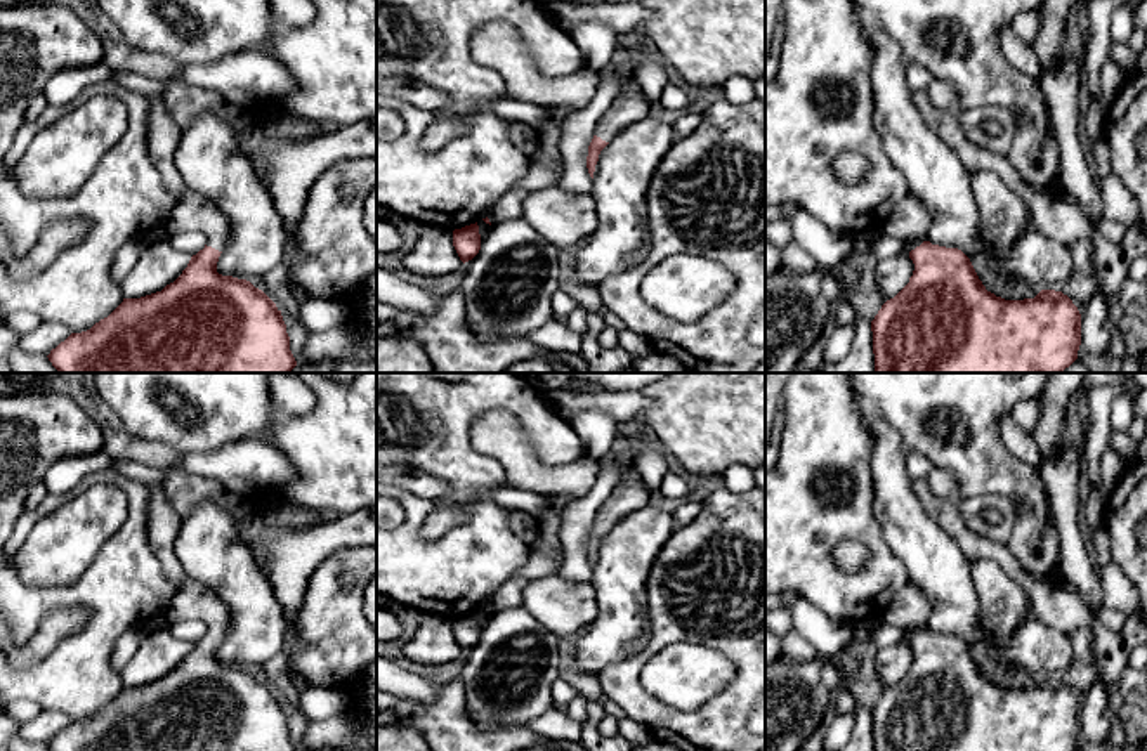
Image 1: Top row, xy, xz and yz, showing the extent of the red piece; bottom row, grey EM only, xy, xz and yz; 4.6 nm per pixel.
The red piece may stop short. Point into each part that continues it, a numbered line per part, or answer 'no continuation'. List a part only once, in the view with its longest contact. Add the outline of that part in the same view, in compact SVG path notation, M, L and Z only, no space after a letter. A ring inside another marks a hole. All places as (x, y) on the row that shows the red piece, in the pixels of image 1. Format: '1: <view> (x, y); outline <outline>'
1: yz (910, 221); outline M908 194L892 210L890 217L882 224L887 236L895 238L906 245L901 255L909 255L911 250L927 241L932 217L925 205Z

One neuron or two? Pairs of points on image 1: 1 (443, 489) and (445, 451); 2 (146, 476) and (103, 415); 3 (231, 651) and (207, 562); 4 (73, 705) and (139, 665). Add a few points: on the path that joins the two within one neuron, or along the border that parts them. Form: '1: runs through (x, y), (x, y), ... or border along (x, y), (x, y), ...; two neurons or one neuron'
1: border along (405, 465), (436, 474), (455, 489), (464, 491); two neurons
2: border along (115, 457), (158, 467), (163, 474), (162, 484); two neurons
3: runs through (240, 628), (240, 595), (229, 585); one neuron
4: border along (118, 673), (124, 685); two neurons

